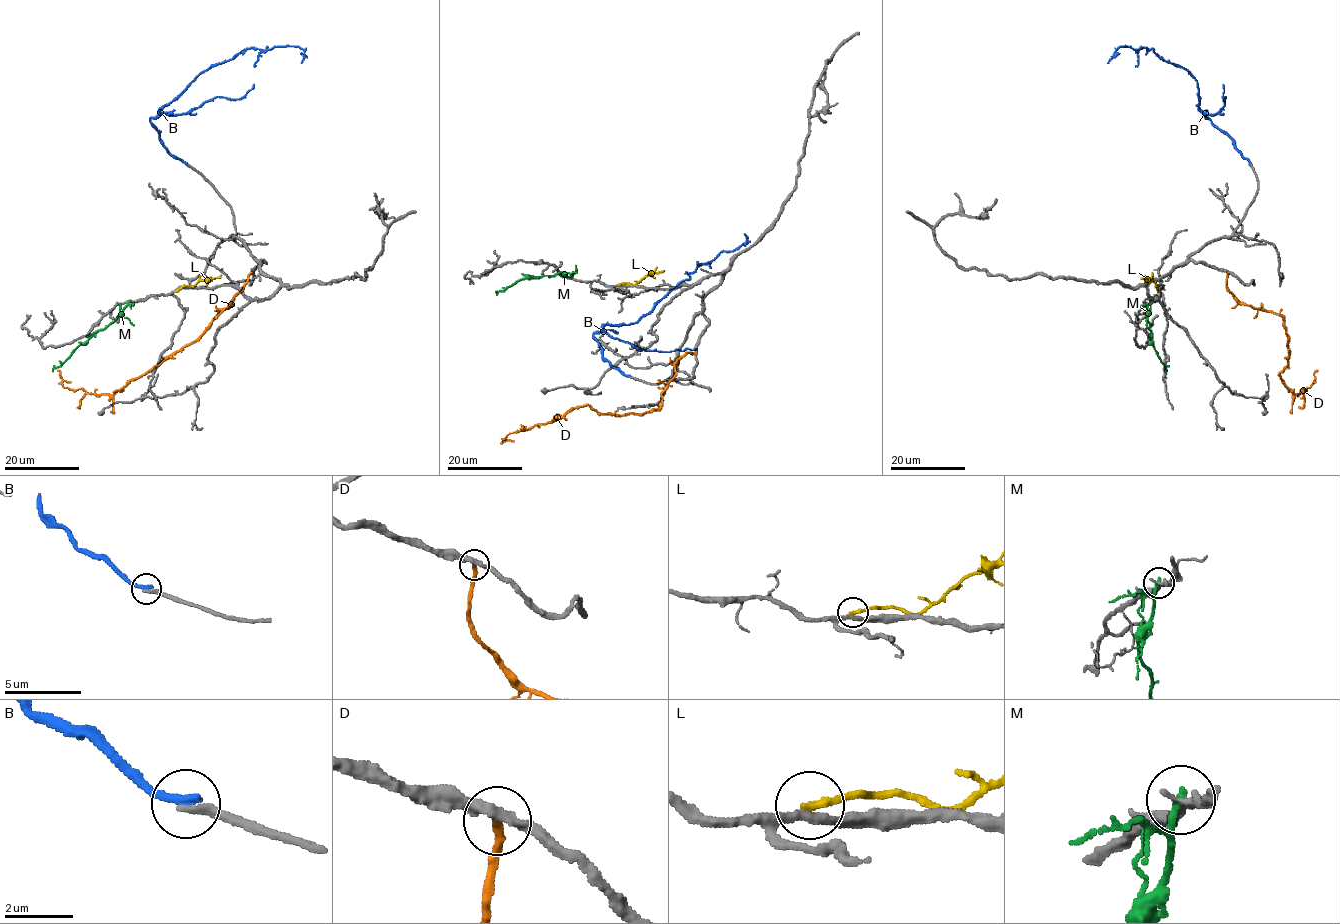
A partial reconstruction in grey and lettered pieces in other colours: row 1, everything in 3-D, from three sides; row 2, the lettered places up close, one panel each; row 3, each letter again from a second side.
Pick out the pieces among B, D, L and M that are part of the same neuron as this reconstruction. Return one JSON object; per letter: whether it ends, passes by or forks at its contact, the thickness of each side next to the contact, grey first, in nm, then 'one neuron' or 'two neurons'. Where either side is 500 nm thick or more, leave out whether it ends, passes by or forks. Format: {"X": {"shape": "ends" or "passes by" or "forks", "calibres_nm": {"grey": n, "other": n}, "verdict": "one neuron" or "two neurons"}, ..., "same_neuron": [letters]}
{"B": {"shape": "ends", "calibres_nm": {"grey": 280, "other": 300}, "verdict": "two neurons"}, "D": {"shape": "ends", "calibres_nm": {"grey": 320, "other": 260}, "verdict": "one neuron"}, "L": {"shape": "ends", "calibres_nm": {"grey": 320, "other": 240}, "verdict": "two neurons"}, "M": {"shape": "passes by", "calibres_nm": {"grey": 240, "other": 160}, "verdict": "two neurons"}, "same_neuron": ["D"]}

